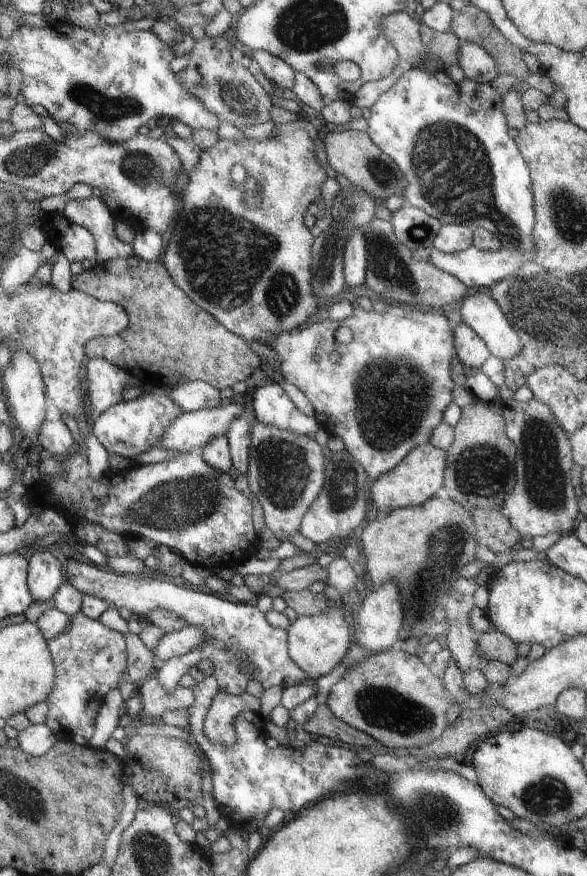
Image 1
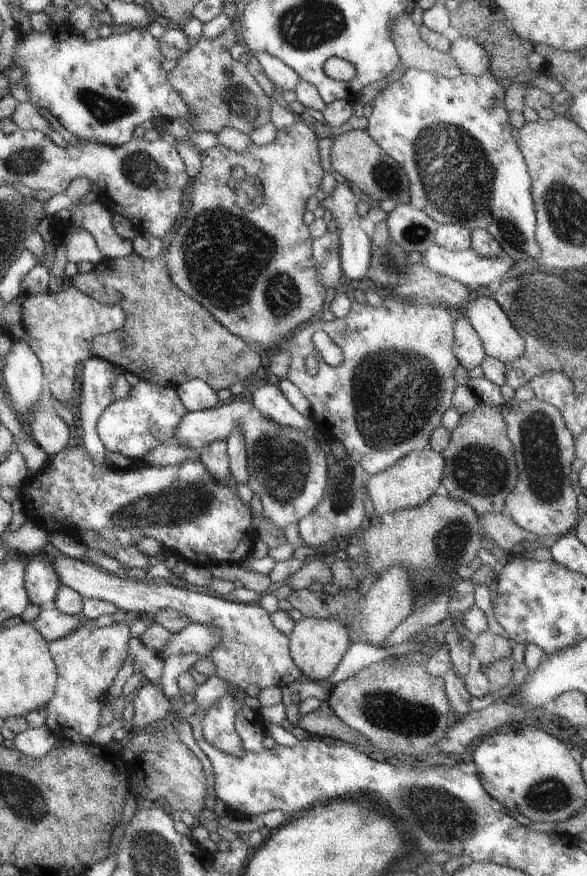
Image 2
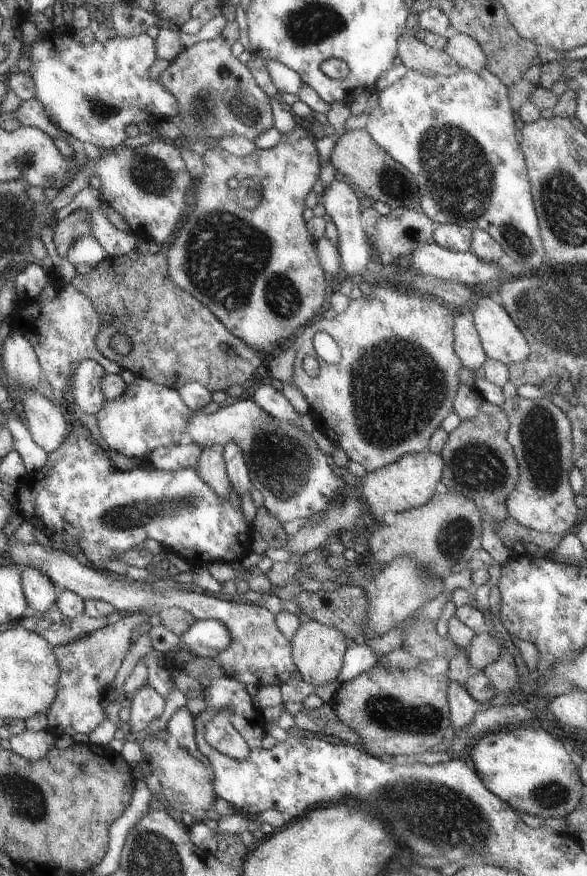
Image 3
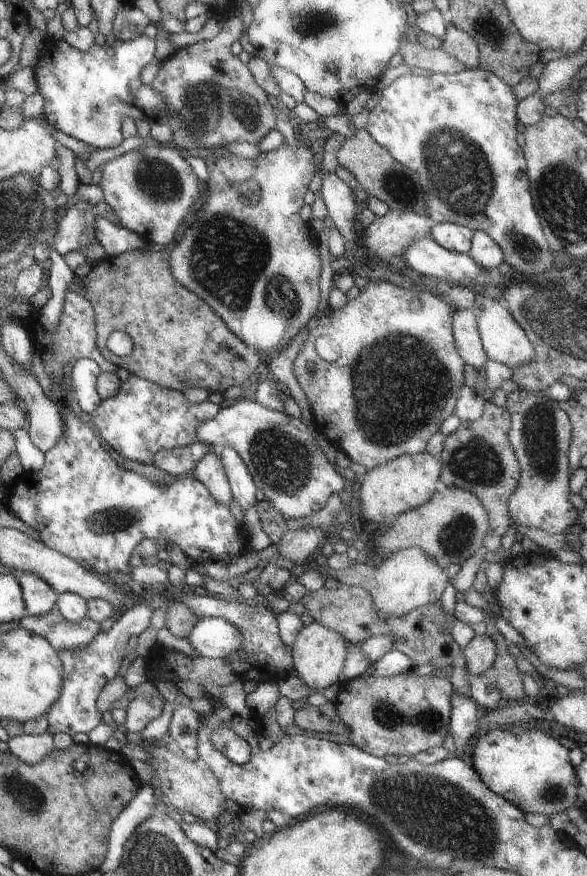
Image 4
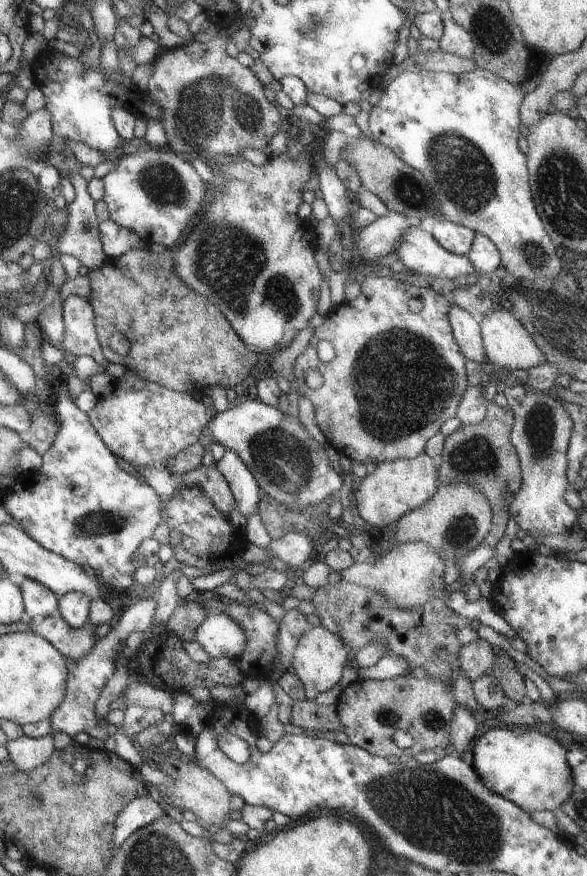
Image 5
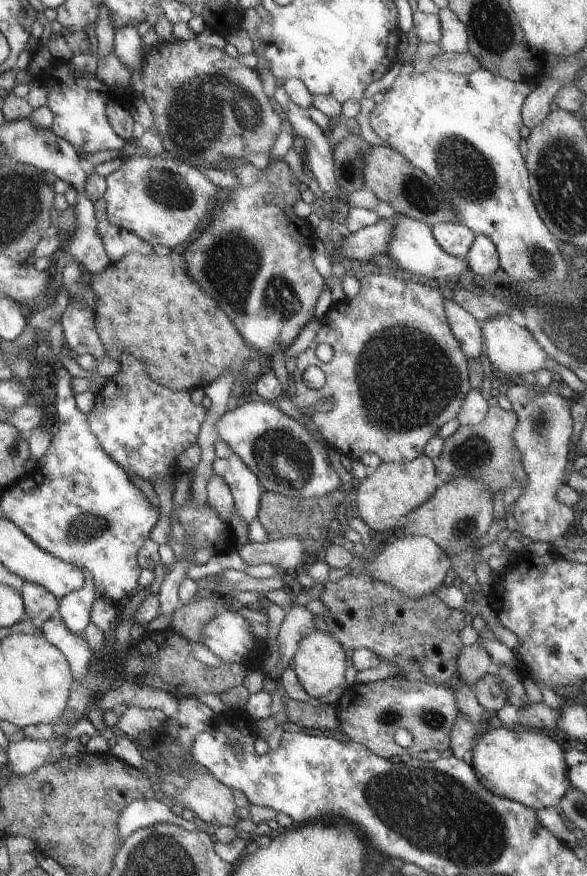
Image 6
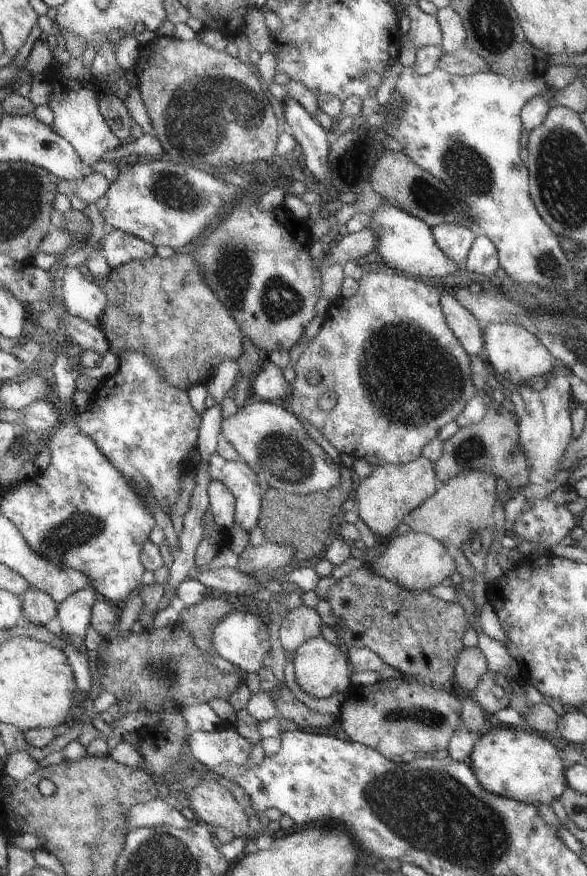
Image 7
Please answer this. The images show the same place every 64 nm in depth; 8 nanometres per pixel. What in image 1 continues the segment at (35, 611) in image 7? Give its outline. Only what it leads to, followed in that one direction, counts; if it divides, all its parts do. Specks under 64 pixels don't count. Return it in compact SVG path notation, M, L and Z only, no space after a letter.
M51 550L45 552L33 552L27 564L27 588L29 594L39 602L51 602L57 588L63 584L65 576L61 572L59 560L51 554Z

